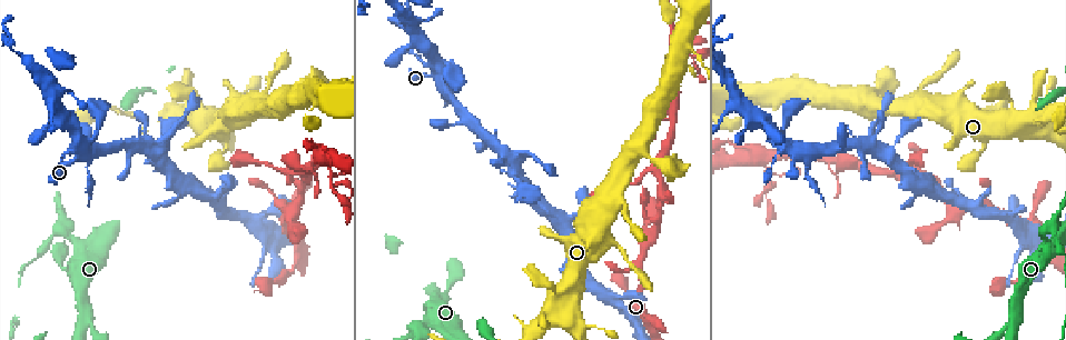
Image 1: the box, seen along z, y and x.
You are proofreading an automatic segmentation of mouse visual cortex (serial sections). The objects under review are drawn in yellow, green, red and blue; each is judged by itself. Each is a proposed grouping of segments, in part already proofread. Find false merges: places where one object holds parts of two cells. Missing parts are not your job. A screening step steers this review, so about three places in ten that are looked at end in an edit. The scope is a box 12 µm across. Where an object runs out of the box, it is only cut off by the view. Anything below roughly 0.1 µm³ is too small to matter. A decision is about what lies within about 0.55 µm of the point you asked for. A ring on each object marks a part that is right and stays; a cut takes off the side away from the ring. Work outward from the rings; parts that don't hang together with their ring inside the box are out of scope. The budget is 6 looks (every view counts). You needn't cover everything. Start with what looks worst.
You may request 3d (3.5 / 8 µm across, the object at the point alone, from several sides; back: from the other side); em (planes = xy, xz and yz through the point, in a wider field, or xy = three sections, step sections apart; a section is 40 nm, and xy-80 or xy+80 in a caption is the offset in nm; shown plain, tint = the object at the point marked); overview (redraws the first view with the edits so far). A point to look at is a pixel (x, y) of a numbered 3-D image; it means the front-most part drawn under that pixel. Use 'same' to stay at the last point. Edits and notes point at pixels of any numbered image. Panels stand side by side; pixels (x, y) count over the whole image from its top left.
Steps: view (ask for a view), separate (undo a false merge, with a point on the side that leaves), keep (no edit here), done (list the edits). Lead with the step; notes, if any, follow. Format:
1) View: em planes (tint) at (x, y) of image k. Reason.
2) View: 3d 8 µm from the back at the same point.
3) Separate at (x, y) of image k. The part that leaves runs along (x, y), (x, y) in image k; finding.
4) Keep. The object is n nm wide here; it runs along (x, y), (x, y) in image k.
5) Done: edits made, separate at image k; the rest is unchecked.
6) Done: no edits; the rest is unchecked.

View: 3d 3.5 µm at (414, 331) of image 1. Three-way junction.

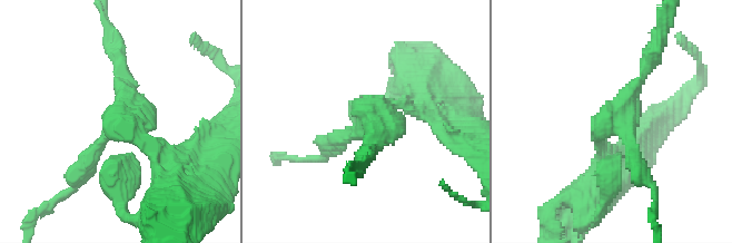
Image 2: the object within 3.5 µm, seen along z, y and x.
View: em xy step 2 (tint) at (121, 123) of image 2. 3 arms meet here; the arms are 200, 200, 250 nm wide.

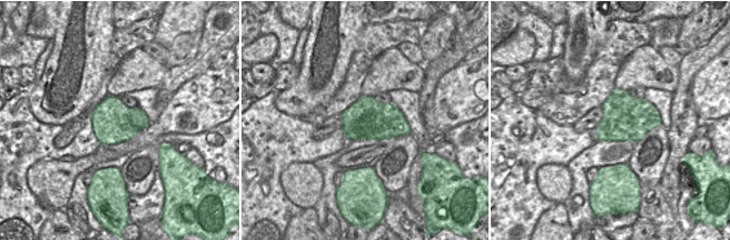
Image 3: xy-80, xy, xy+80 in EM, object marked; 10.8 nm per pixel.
Separate at (391, 137) of image 2. Two cells meet here.

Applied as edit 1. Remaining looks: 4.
View: overview. See it whole again.

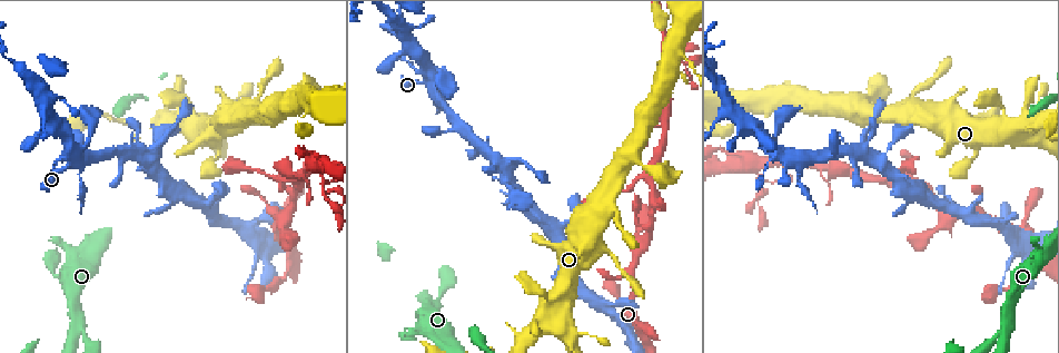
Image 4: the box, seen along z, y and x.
View: 3d 3.5 µm at (74, 162) of image 4. Three arms meet.

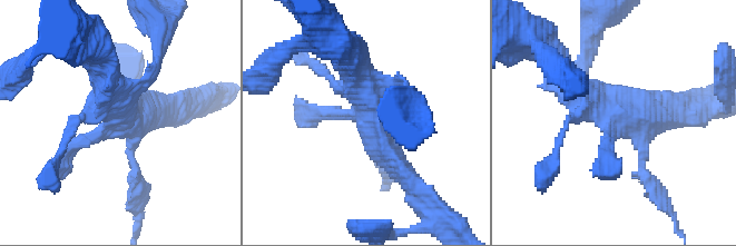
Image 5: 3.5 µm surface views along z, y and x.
View: em xy step 3 (tint) at (119, 119) of image 5. Shape alone is not enough.

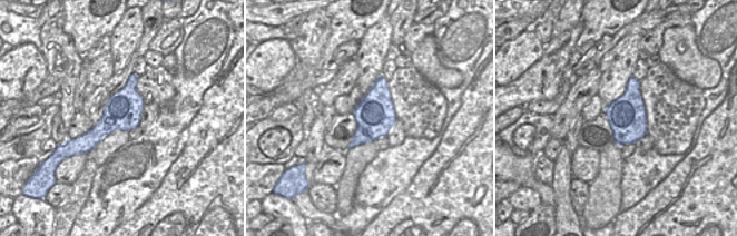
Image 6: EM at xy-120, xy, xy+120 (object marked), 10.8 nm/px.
Keep. It runs along (312, 118), (363, 112), (408, 178) in image 5; continuous, no second cell.

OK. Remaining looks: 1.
Done: edits made, separate at image 2; the rest is unchecked.

